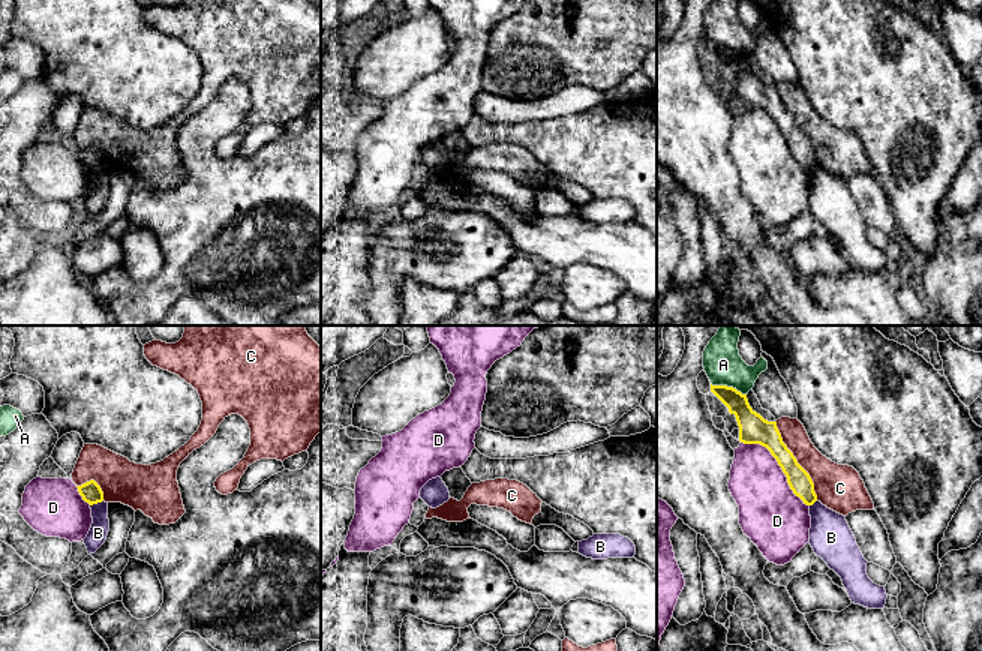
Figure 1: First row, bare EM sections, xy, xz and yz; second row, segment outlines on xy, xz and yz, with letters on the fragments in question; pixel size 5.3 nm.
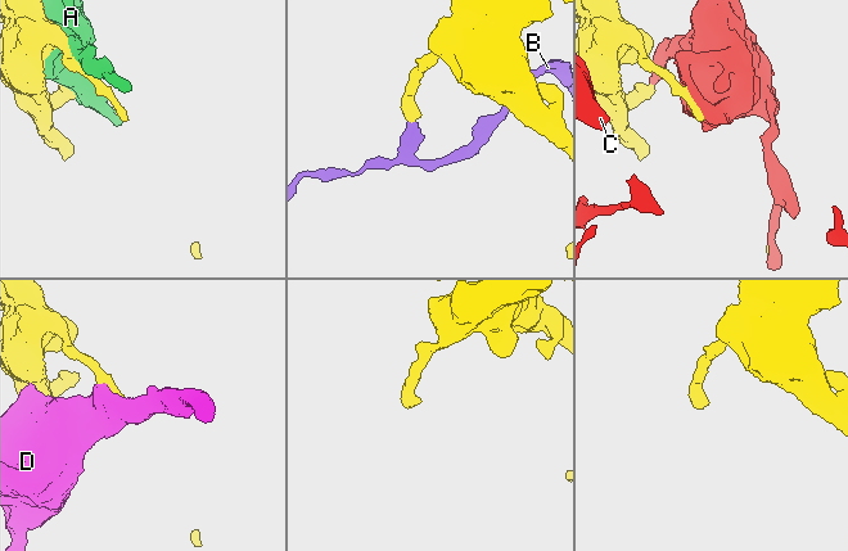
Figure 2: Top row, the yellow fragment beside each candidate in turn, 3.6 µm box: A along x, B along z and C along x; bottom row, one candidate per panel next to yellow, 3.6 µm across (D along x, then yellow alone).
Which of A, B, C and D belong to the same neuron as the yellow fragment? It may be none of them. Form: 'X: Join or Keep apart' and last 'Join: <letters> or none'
A: Keep apart
B: Keep apart
C: Keep apart
D: Keep apart
Join: none

